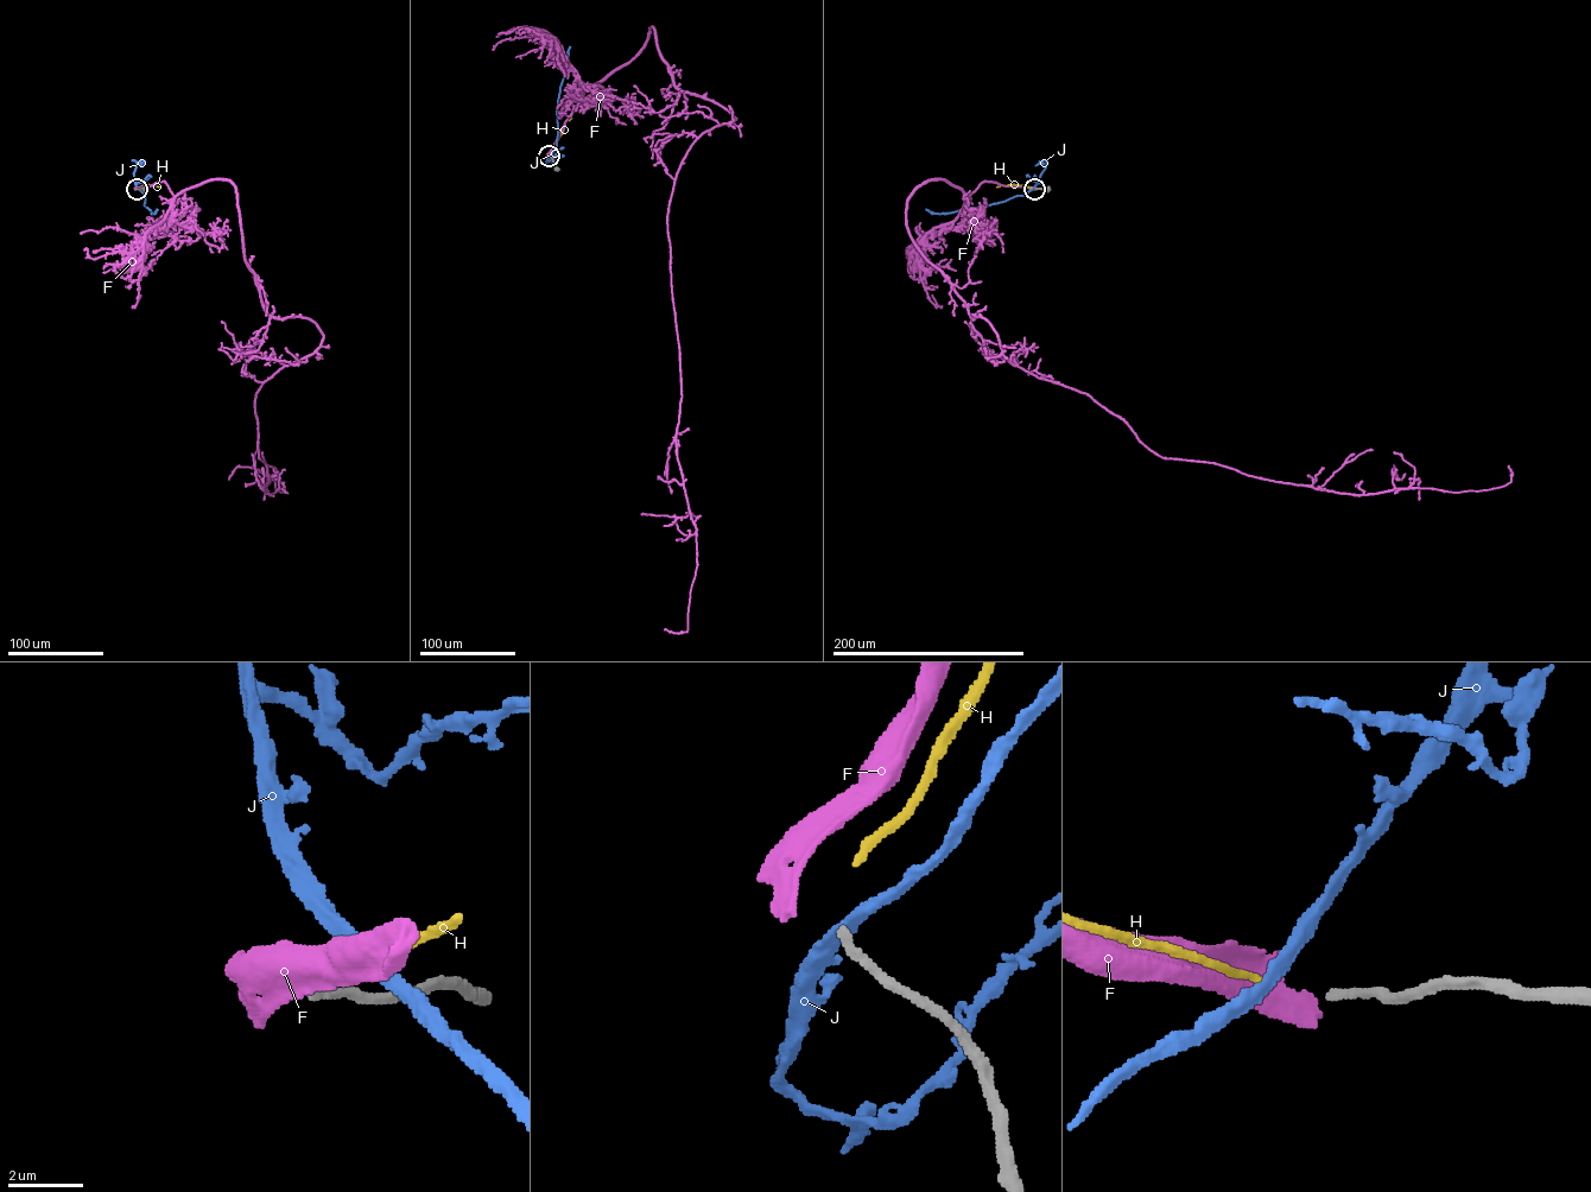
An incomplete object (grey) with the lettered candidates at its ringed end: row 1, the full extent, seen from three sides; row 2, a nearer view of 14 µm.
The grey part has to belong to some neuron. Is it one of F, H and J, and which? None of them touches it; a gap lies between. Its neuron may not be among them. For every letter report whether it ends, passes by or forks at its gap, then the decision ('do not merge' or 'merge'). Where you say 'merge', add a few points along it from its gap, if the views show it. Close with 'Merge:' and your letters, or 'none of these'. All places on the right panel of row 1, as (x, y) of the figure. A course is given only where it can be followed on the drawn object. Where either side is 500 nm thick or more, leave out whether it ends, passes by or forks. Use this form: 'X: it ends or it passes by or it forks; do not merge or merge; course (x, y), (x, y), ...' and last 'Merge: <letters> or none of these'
F: it ends; do not merge
H: it ends; merge; course (1033, 189), (1014, 184), (996, 186)
J: it passes by; do not merge
Merge: H

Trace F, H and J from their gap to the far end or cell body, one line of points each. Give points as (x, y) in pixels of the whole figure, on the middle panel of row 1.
F: (547, 156), (651, 26), (677, 88), (736, 119), (693, 143), (669, 209), (697, 566), (688, 631), (664, 629)
H: (549, 154), (571, 118)
J: (550, 156), (557, 146), (557, 107), (569, 46)

